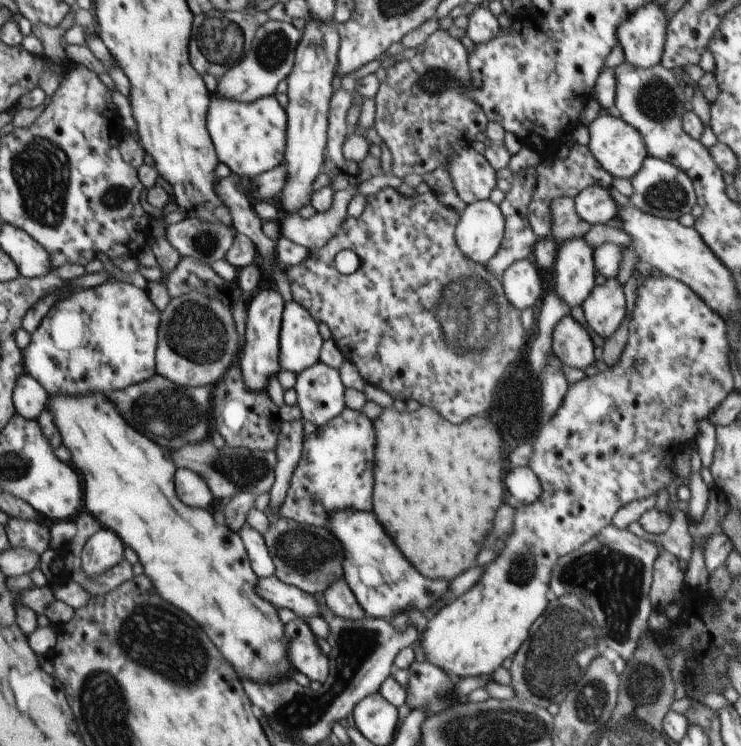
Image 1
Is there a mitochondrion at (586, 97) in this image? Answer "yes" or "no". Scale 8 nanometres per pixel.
no

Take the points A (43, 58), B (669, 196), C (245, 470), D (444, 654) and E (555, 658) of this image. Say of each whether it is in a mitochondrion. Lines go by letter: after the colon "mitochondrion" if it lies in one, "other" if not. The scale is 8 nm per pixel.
A: other
B: mitochondrion
C: mitochondrion
D: other
E: mitochondrion

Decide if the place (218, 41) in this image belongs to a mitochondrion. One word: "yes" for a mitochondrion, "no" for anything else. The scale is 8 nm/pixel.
yes

